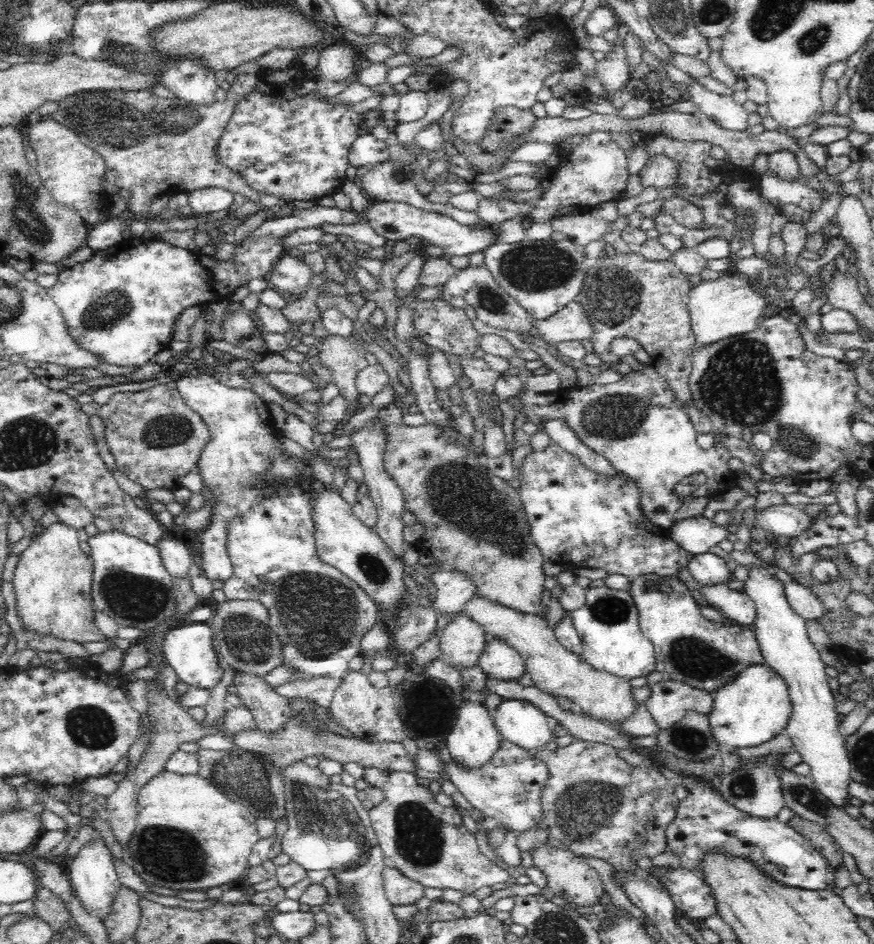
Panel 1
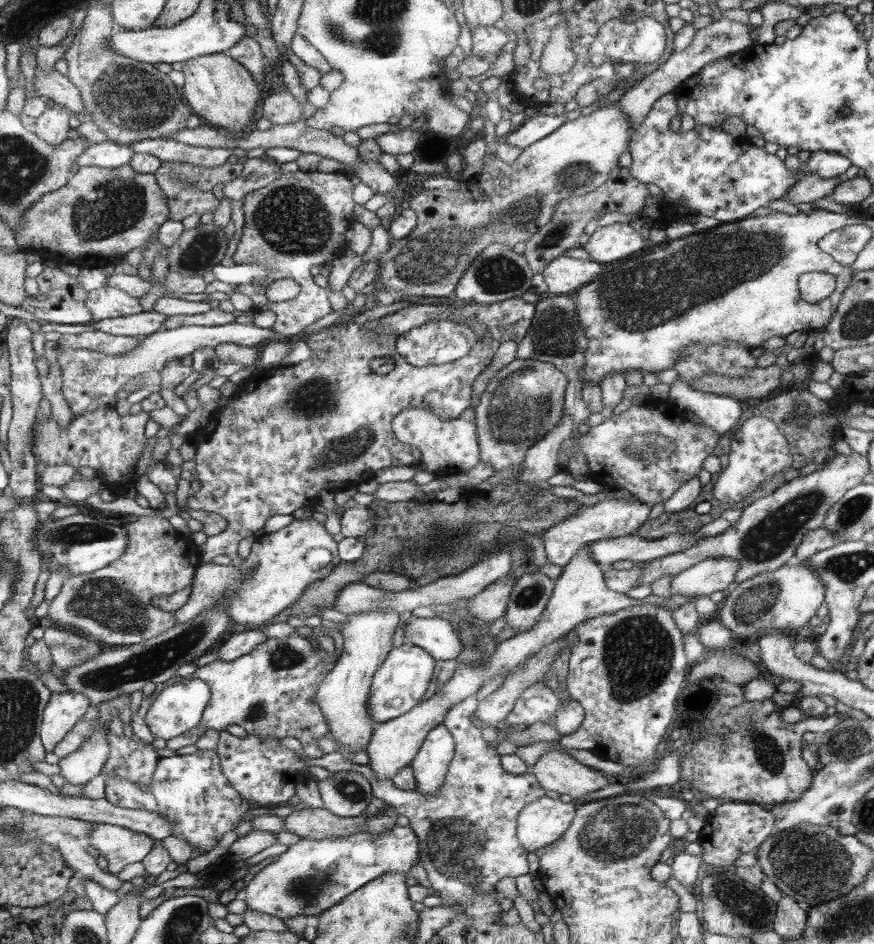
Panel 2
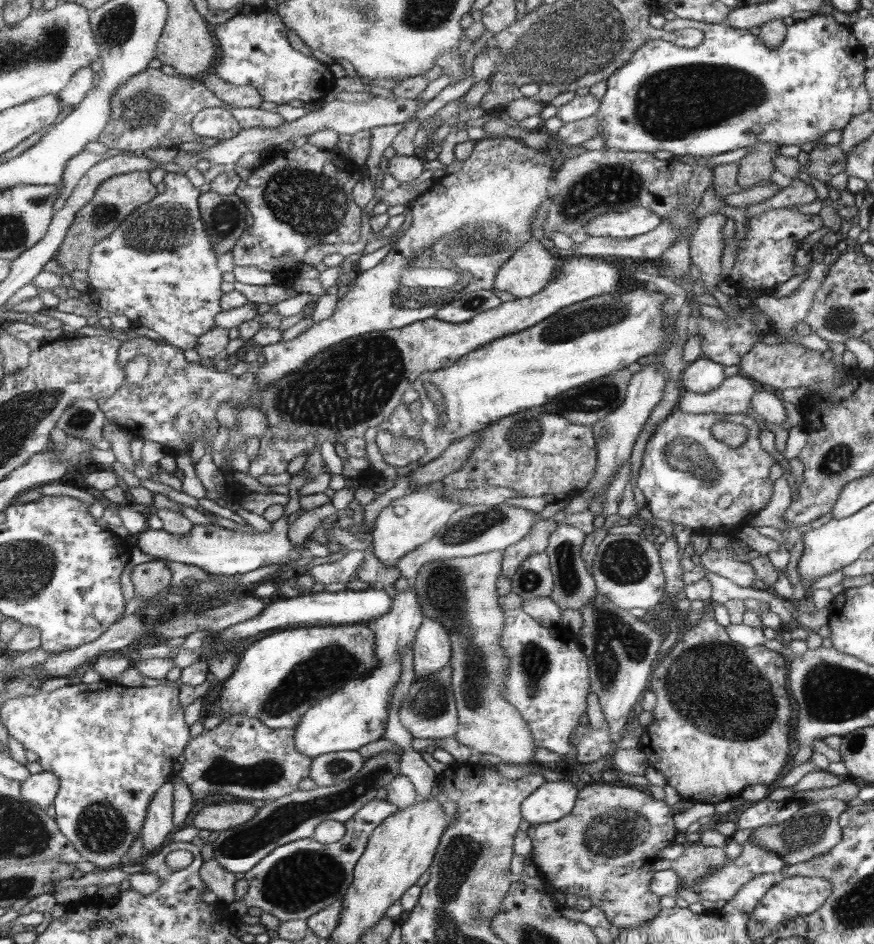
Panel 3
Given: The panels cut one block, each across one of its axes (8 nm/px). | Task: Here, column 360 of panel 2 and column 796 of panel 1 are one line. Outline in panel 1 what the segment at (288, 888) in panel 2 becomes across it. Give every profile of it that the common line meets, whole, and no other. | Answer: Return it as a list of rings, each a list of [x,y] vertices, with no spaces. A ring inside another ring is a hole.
[[[685,776],[678,780],[678,784],[688,790],[688,795],[679,802],[676,816],[663,834],[666,835],[667,850],[679,856],[680,866],[684,869],[701,874],[699,868],[703,856],[712,849],[718,849],[730,857],[752,859],[760,870],[782,885],[815,891],[828,889],[828,873],[832,873],[838,888],[848,888],[852,884],[848,868],[829,868],[825,856],[790,825],[776,818],[754,818],[743,814],[726,802],[718,789],[710,787],[709,782],[703,783],[703,780]]]

